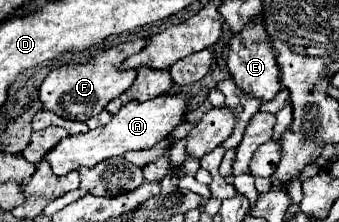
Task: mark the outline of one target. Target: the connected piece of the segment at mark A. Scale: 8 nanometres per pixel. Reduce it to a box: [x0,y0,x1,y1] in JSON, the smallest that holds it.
[44,93,192,175]

